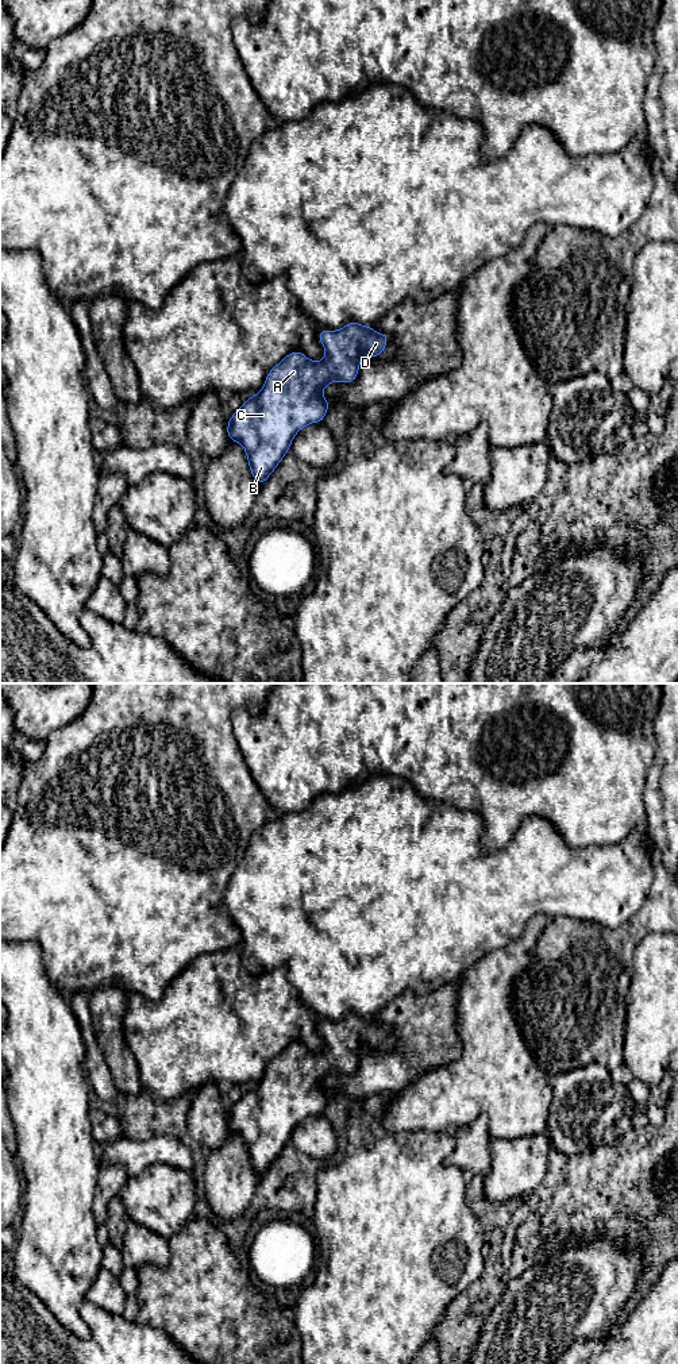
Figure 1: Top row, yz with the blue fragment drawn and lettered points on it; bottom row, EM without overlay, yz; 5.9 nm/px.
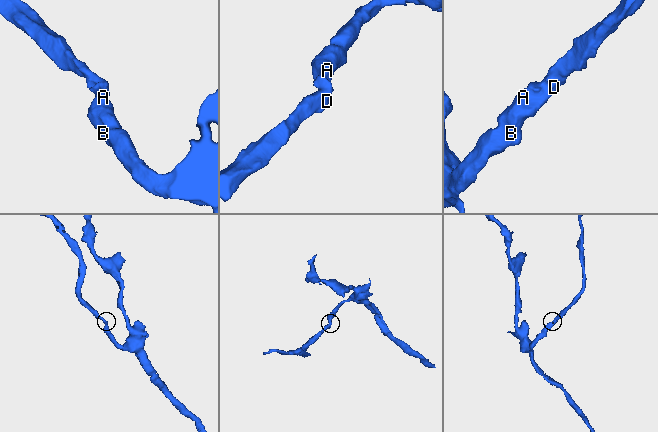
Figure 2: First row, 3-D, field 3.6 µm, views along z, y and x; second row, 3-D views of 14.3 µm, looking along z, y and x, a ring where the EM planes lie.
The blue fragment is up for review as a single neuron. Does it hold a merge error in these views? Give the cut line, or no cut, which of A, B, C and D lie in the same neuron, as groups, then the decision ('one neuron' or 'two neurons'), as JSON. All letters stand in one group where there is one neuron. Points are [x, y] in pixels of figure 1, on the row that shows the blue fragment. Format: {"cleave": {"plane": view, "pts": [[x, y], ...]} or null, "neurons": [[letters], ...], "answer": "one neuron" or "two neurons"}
{"cleave": null, "neurons": [["A", "B", "C", "D"]], "answer": "one neuron"}

